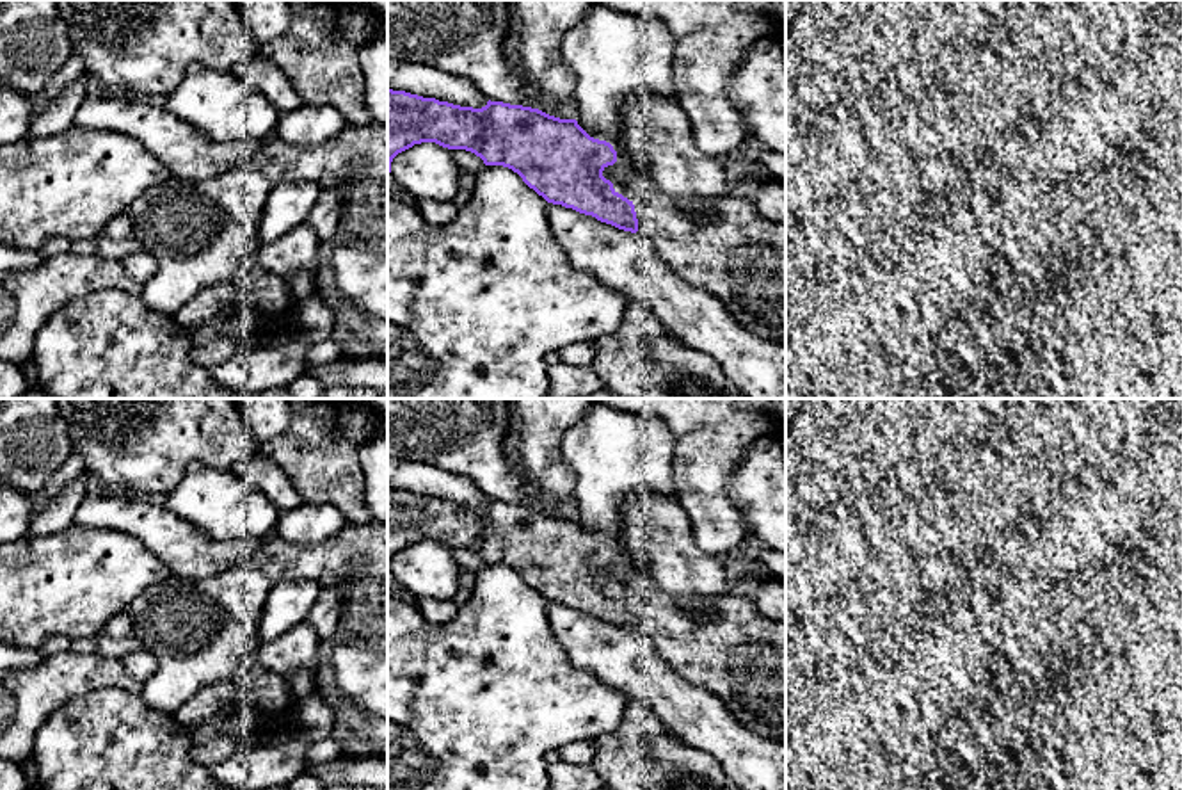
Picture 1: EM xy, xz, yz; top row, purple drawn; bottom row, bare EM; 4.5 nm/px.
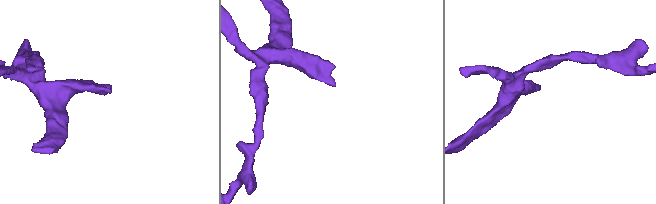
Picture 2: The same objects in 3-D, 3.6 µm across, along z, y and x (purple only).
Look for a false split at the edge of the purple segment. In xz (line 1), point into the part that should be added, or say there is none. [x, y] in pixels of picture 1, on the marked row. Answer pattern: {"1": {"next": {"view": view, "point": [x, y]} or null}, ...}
{"1": {"next": {"view": "xz", "point": [736, 255]}}}

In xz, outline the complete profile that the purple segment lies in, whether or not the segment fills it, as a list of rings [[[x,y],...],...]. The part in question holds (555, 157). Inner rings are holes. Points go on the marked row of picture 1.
[[[387,89],[387,174],[398,153],[421,142],[471,151],[485,165],[503,165],[517,173],[547,203],[592,215],[624,231],[649,235],[658,254],[683,279],[716,295],[743,327],[757,336],[786,342],[786,222],[763,219],[752,203],[766,176],[731,183],[707,221],[690,222],[677,208],[661,210],[651,196],[633,203],[619,194],[603,176],[617,162],[617,151],[610,142],[590,137],[576,119],[503,101],[489,100],[485,107],[473,109]]]

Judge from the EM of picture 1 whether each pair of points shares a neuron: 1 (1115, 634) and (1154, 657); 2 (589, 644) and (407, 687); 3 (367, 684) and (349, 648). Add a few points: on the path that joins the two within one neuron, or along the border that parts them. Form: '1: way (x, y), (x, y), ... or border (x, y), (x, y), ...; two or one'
1: border (1142, 639), (1126, 659); two
2: border (546, 611), (550, 632), (566, 659), (594, 677); two
3: way (365, 675), (352, 657); one

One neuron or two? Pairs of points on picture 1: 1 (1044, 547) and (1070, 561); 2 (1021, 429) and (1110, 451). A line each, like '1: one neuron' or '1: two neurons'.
1: one neuron
2: one neuron

